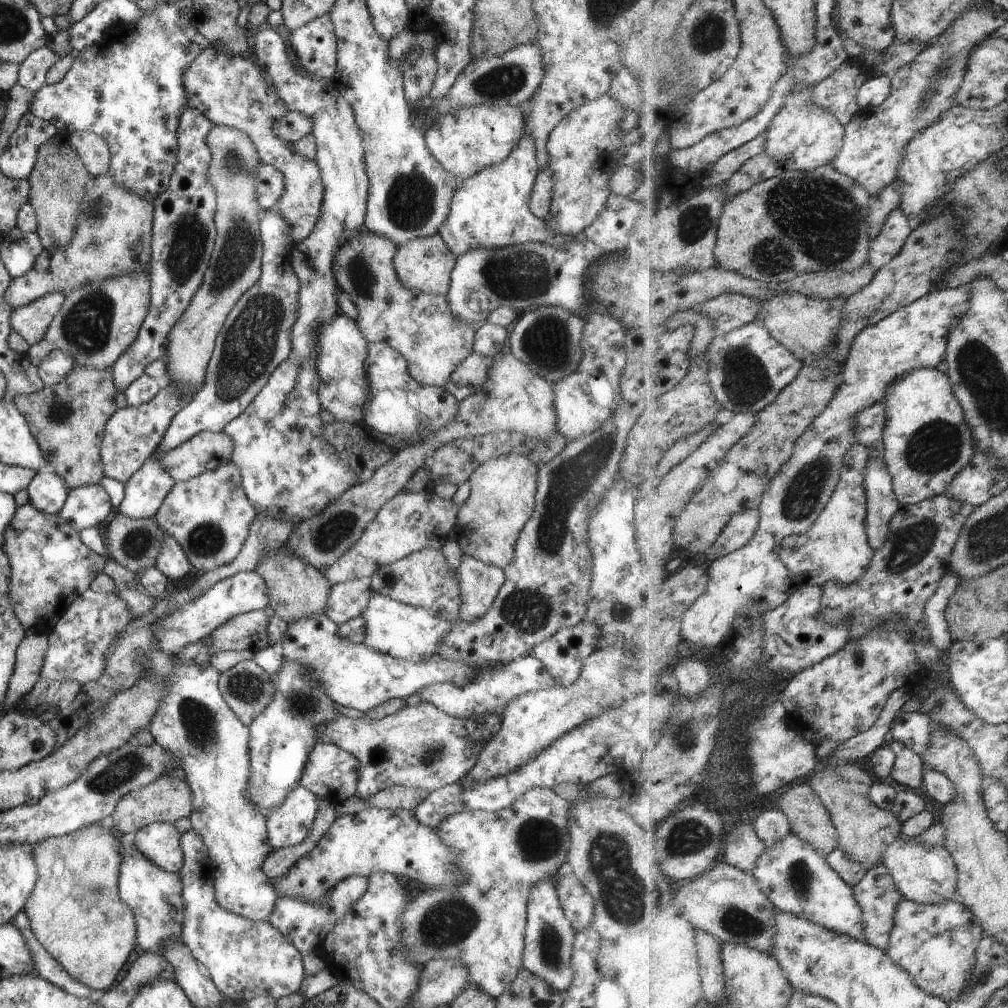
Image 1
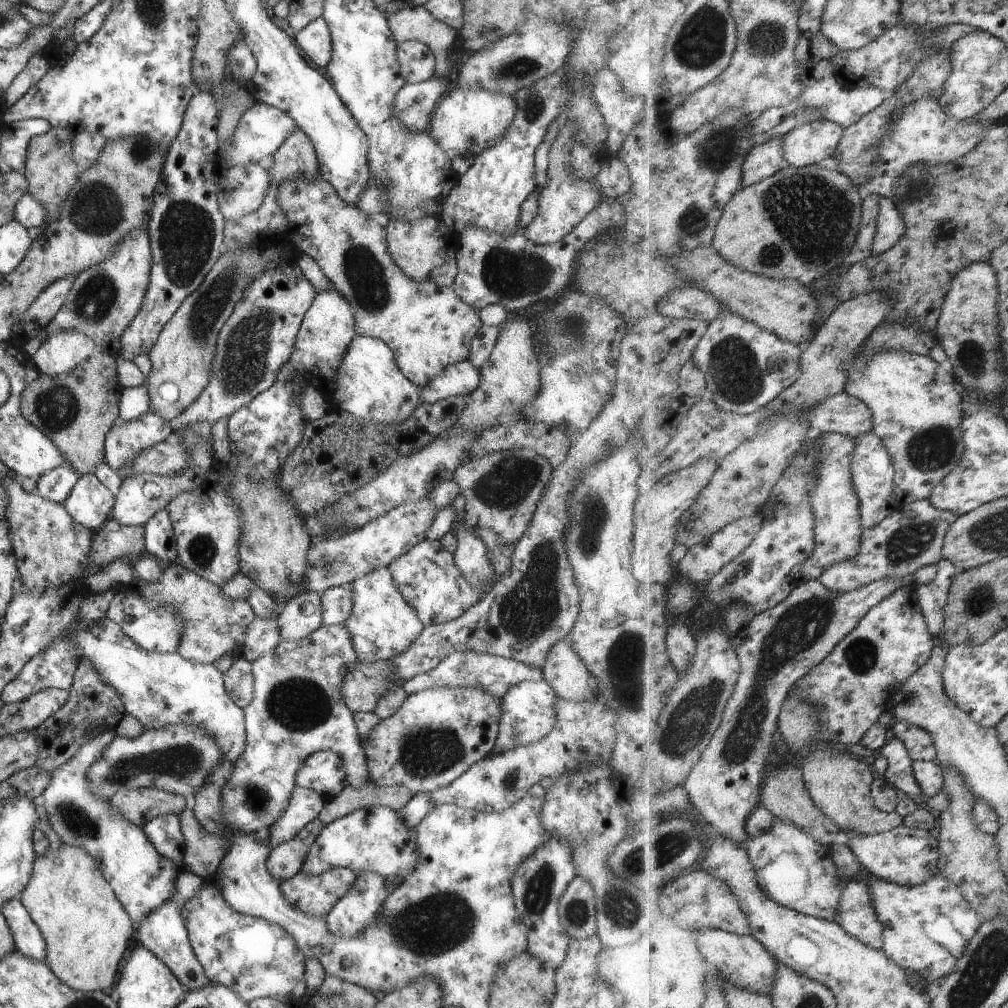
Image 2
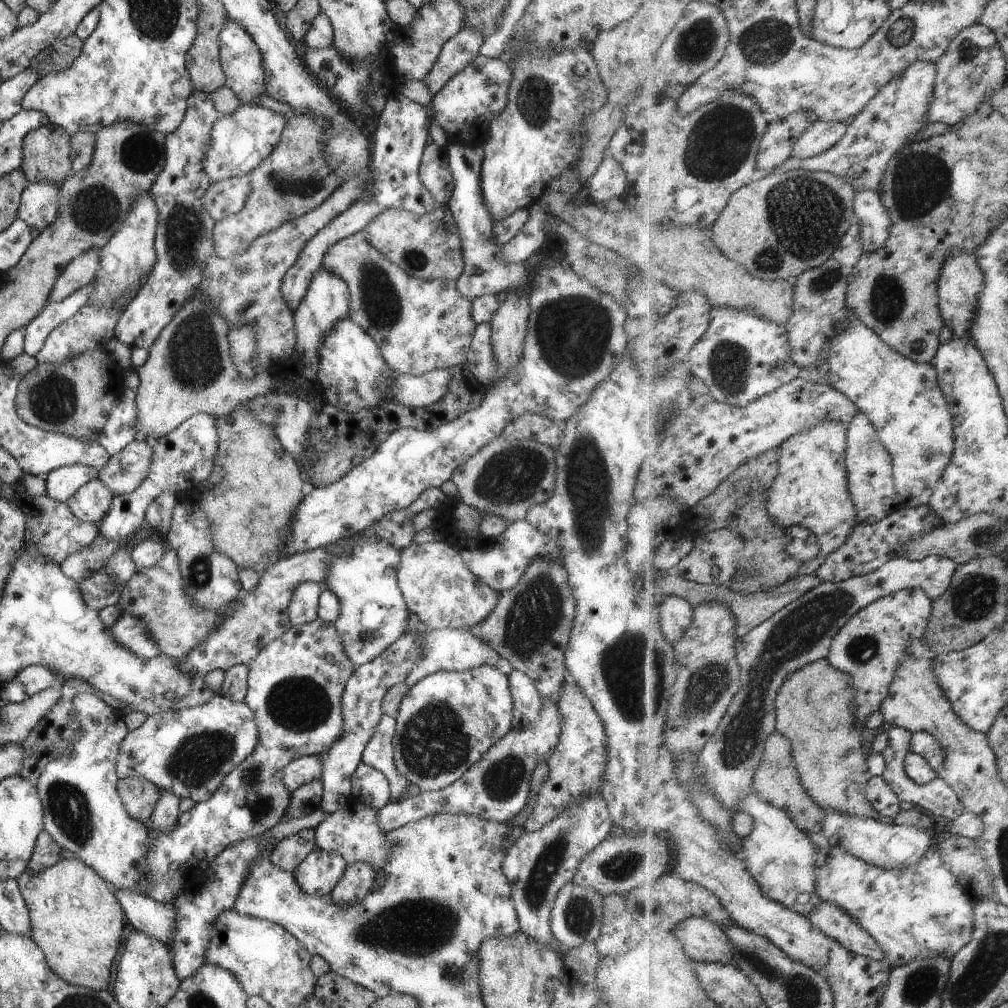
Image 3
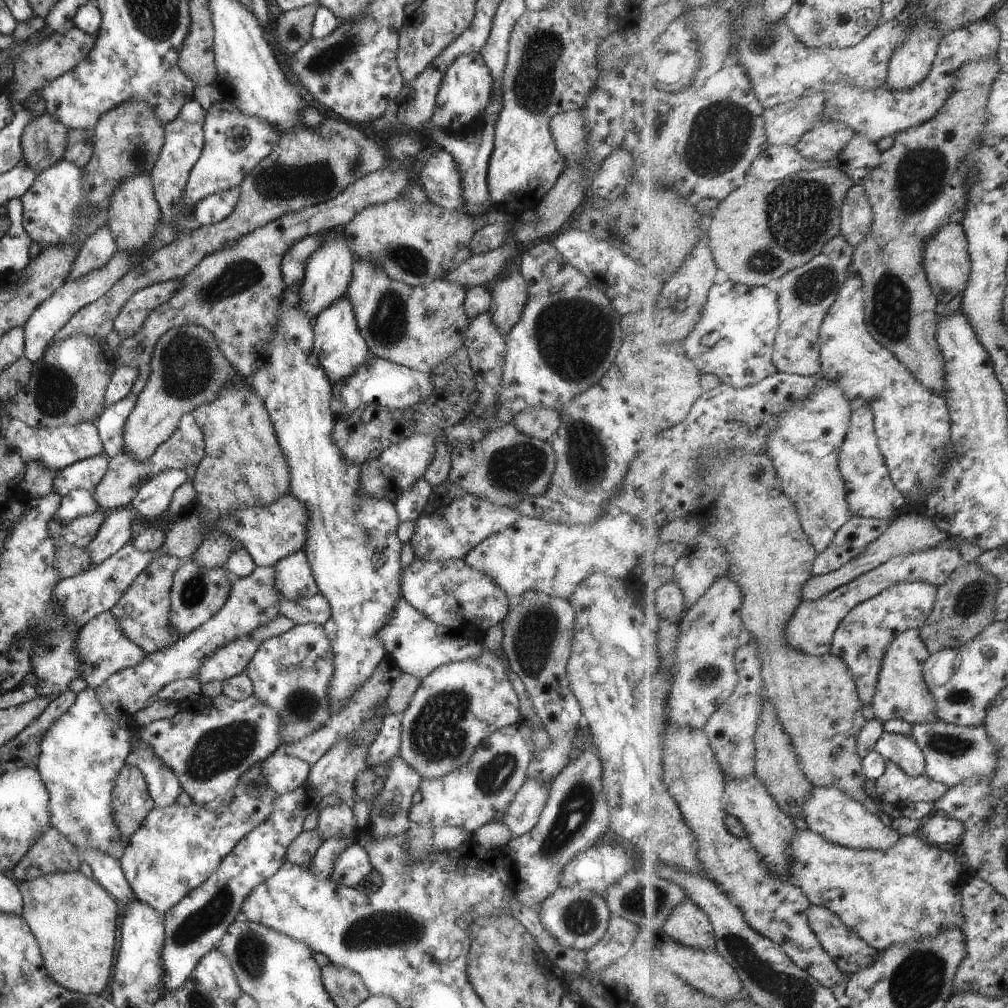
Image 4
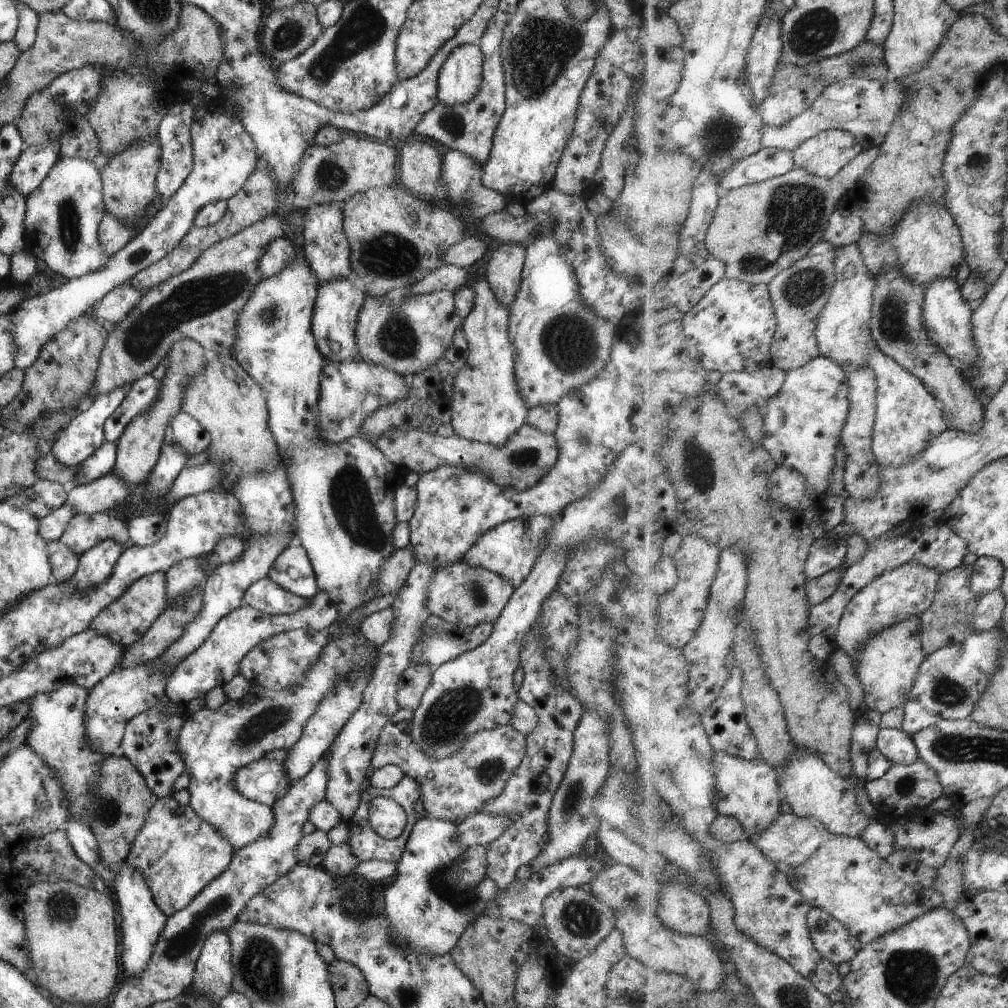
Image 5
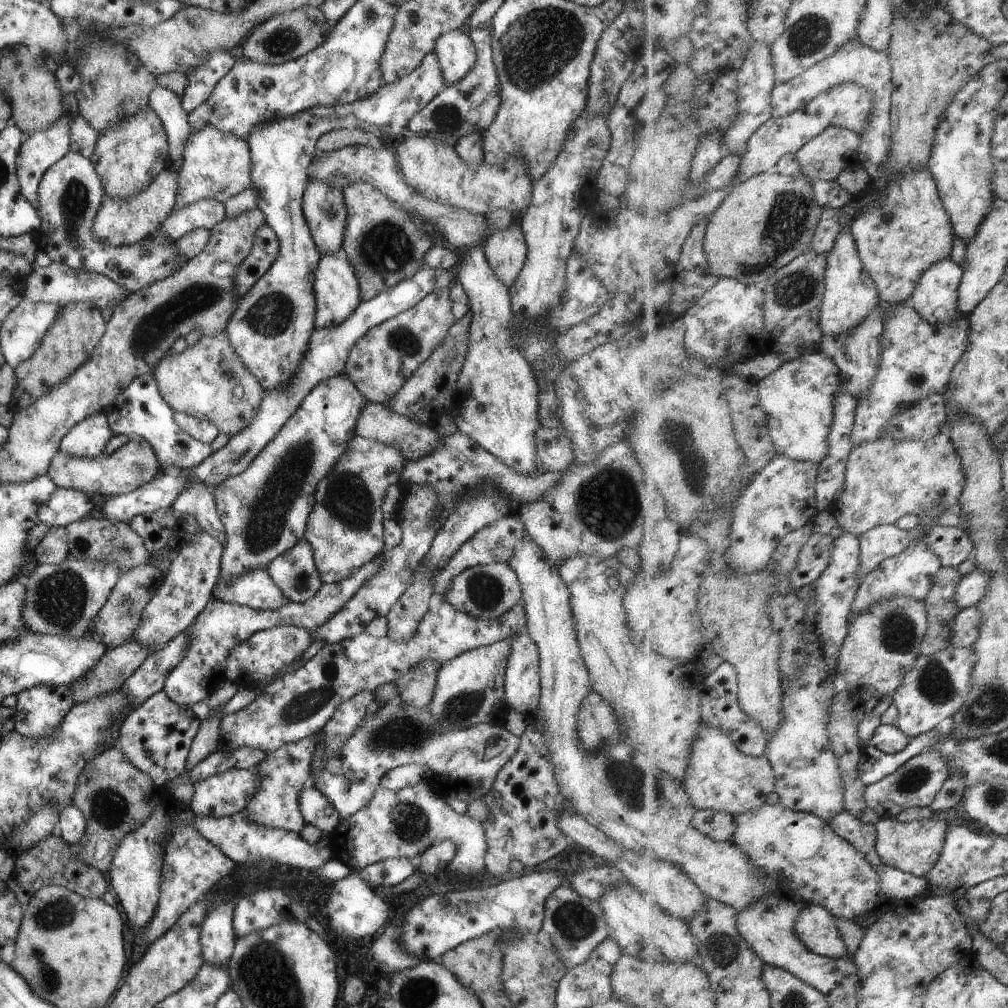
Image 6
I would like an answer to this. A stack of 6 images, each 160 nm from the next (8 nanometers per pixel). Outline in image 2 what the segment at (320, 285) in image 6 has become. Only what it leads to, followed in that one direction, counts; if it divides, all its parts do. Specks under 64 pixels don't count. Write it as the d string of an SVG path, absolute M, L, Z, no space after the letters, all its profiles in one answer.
M355 335L347 345L347 350L336 368L335 393L333 402L337 410L348 412L355 418L385 425L403 422L421 403L419 387L409 382L397 368L391 349L382 341L373 337Z

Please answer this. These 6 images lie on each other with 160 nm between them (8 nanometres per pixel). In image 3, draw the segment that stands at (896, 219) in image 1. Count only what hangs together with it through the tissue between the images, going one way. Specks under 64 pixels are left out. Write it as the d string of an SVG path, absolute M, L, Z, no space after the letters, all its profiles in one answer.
M859 190L855 194L854 212L856 220L861 224L863 250L866 252L879 250L889 239L891 218L887 208L883 206L877 191Z

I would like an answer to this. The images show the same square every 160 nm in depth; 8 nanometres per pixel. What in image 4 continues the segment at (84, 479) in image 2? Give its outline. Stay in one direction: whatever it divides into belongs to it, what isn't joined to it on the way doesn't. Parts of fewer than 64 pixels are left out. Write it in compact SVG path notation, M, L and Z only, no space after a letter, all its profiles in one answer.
M74 489L61 497L59 508L53 514L52 520L55 523L67 522L79 516L89 515L95 510L101 509L93 500L92 490Z

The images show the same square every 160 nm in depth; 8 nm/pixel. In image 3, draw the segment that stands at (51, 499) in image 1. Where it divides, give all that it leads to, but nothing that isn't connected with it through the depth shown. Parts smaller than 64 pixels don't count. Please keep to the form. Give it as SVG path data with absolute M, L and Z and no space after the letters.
M78 463L54 469L45 476L45 495L52 500L65 502L73 492L77 492L79 486L98 476L95 468Z

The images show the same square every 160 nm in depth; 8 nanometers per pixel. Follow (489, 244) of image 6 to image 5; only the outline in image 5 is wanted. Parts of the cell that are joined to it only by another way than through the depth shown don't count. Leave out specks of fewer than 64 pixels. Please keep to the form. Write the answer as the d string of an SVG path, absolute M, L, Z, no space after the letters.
M503 242L495 249L489 248L489 258L485 264L485 280L491 292L497 296L499 304L508 308L515 298L521 280L521 270L525 252L519 243Z

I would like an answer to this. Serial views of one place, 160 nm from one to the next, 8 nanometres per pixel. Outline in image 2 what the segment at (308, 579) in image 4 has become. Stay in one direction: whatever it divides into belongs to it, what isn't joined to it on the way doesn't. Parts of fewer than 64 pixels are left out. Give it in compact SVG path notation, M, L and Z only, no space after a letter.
M303 591L284 604L276 618L280 640L302 639L323 625L319 597L319 592Z

